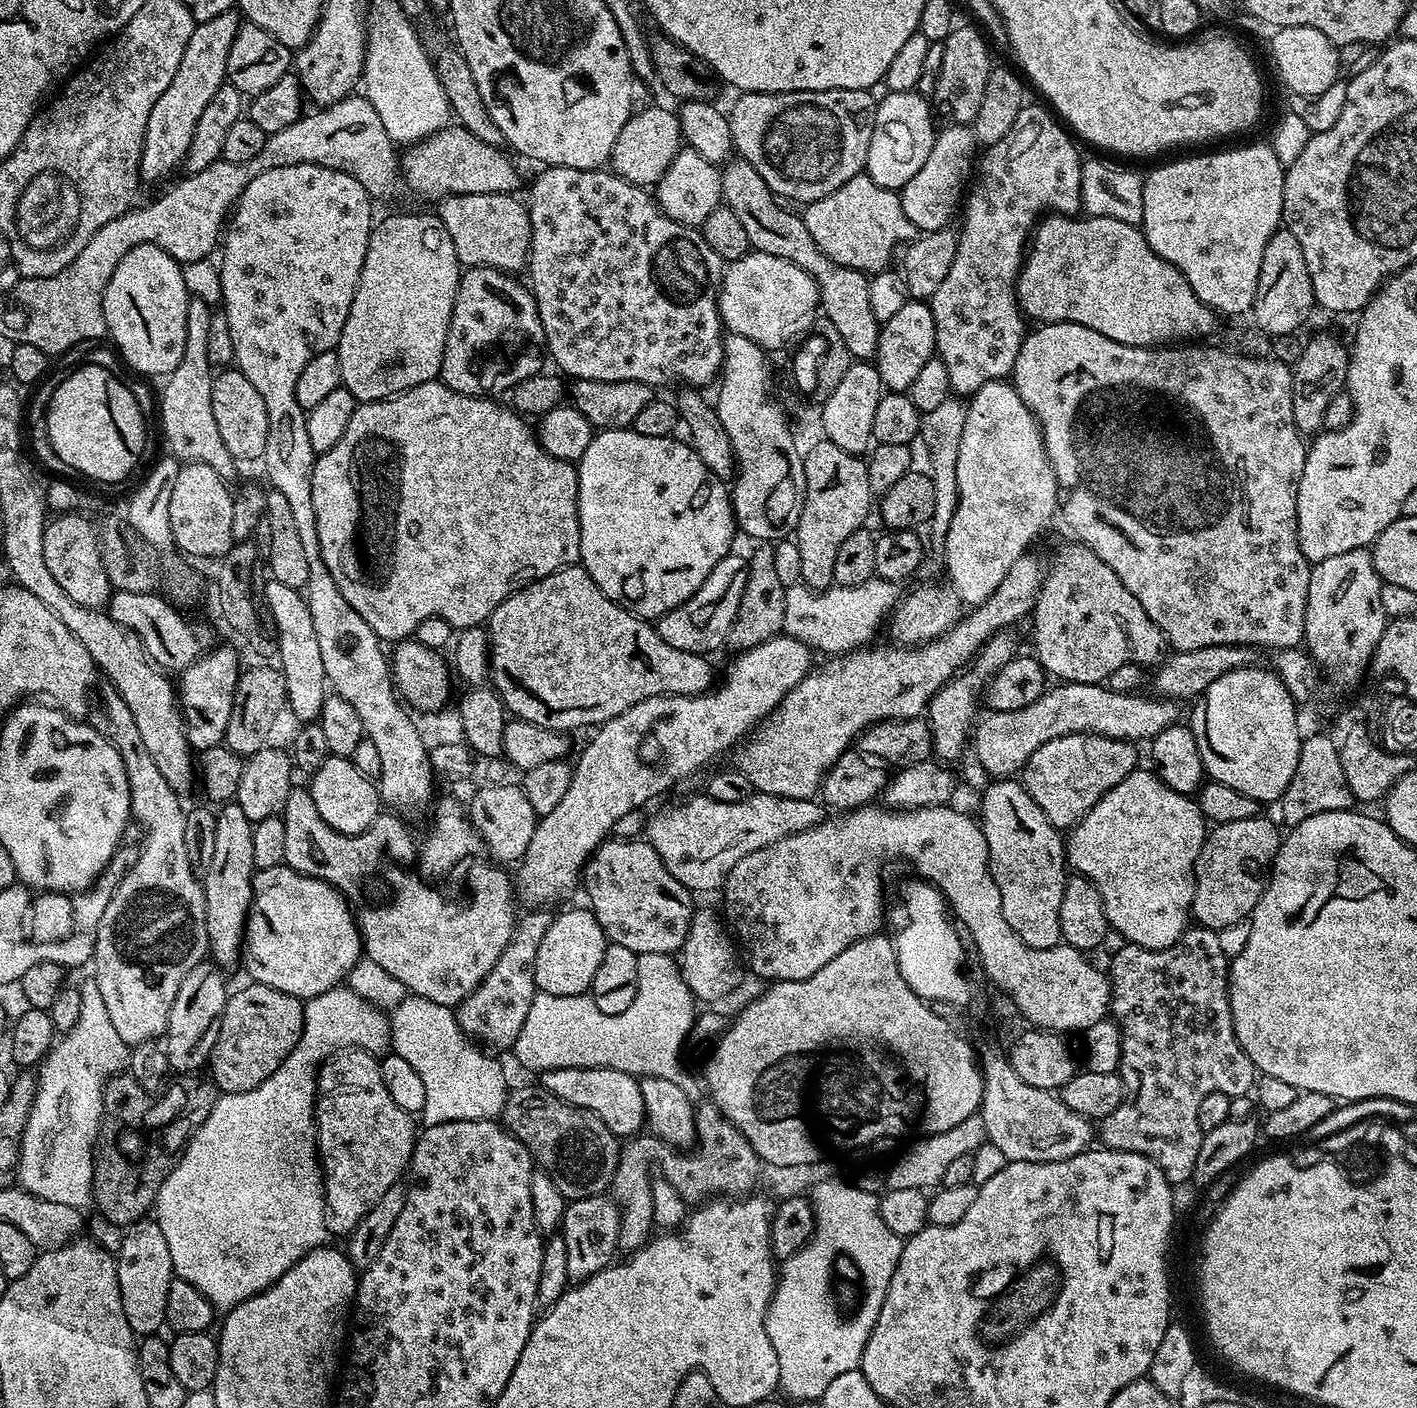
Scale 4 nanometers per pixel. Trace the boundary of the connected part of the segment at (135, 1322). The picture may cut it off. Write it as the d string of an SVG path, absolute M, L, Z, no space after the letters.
M155 1219L137 1220L125 1232L128 1233L120 1244L120 1252L115 1253L122 1310L126 1310L126 1322L130 1322L130 1330L143 1338L159 1333L165 1327L170 1282L174 1278L170 1248L166 1246L166 1238Z

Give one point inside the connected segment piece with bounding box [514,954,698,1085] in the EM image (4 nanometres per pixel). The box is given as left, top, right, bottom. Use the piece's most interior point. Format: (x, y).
(561, 1031)

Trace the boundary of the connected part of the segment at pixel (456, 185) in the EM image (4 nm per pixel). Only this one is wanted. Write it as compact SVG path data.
M445 126L439 128L433 136L418 140L403 149L400 175L409 193L417 192L433 202L454 194L512 194L520 184L520 172L511 158L504 148L495 148L482 142L482 138L474 138L470 130Z

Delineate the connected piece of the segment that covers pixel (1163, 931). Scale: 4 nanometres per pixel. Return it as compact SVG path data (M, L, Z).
M1137 770L1131 772L1118 786L1109 790L1093 808L1078 821L1075 828L1066 836L1066 859L1068 867L1073 873L1085 876L1090 883L1102 894L1102 902L1106 906L1106 918L1109 928L1113 928L1124 935L1127 943L1137 944L1150 950L1162 950L1174 946L1180 935L1189 927L1192 915L1192 899L1194 898L1194 886L1196 885L1196 863L1200 857L1200 851L1204 845L1204 839L1208 837L1210 828L1204 819L1199 803L1191 795L1174 790L1166 786L1166 782L1160 779L1155 771L1143 772Z

